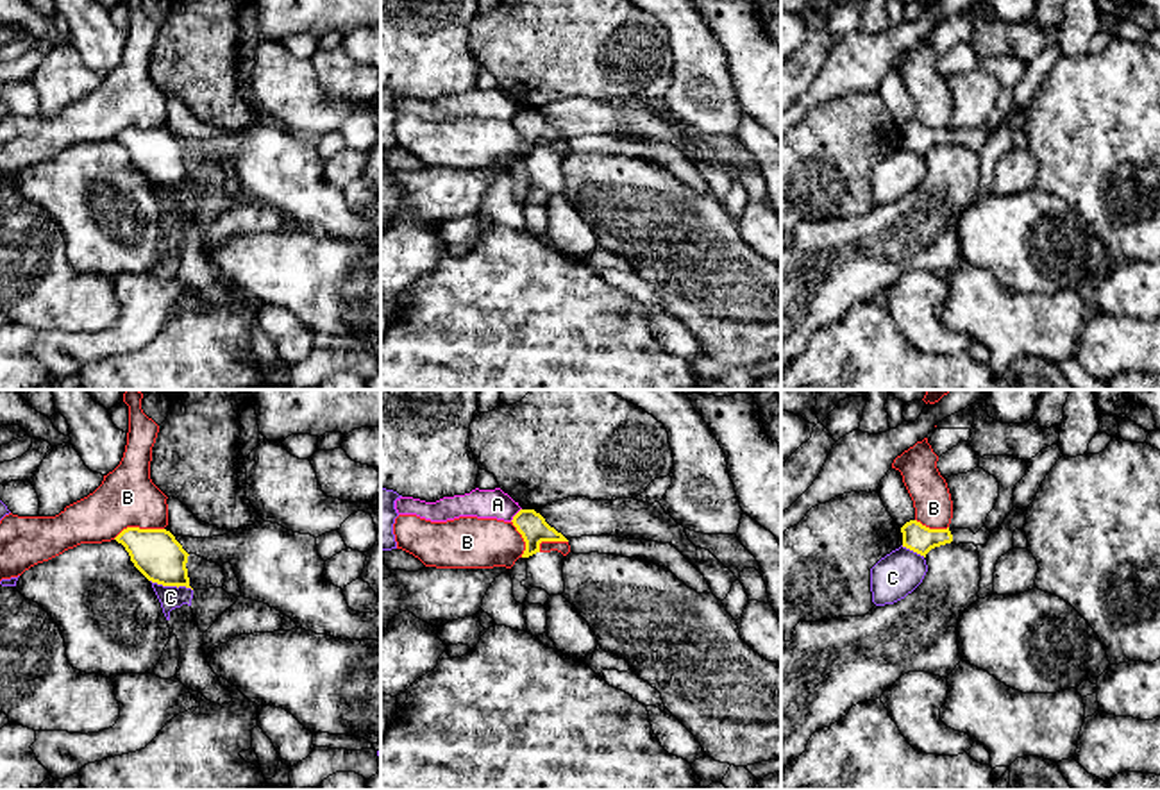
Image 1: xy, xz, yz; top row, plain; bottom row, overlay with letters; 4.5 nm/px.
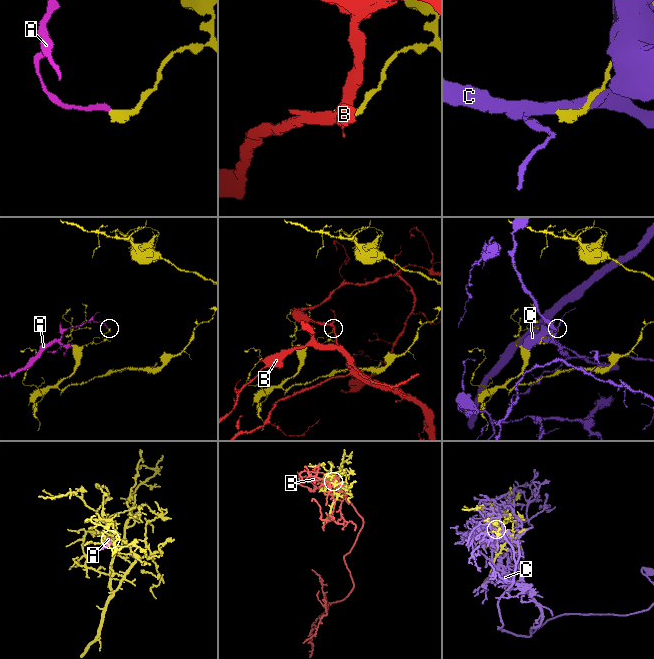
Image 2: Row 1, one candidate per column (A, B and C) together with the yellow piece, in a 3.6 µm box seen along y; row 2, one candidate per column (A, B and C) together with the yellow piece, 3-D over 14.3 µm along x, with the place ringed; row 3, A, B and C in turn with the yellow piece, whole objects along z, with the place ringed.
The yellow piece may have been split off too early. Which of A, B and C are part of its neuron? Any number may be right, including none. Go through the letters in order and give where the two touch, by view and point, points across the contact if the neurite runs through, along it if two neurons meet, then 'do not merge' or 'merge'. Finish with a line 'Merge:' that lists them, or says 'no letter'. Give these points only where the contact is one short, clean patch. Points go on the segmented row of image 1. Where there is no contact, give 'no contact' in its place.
A: xz (515, 515) | along xz (521, 508), (510, 521) | do not merge
B: xy (138, 528) | along xy (163, 528), (124, 528), (113, 538) | do not merge
C: xy (172, 585) | do not merge
Merge: no letter

